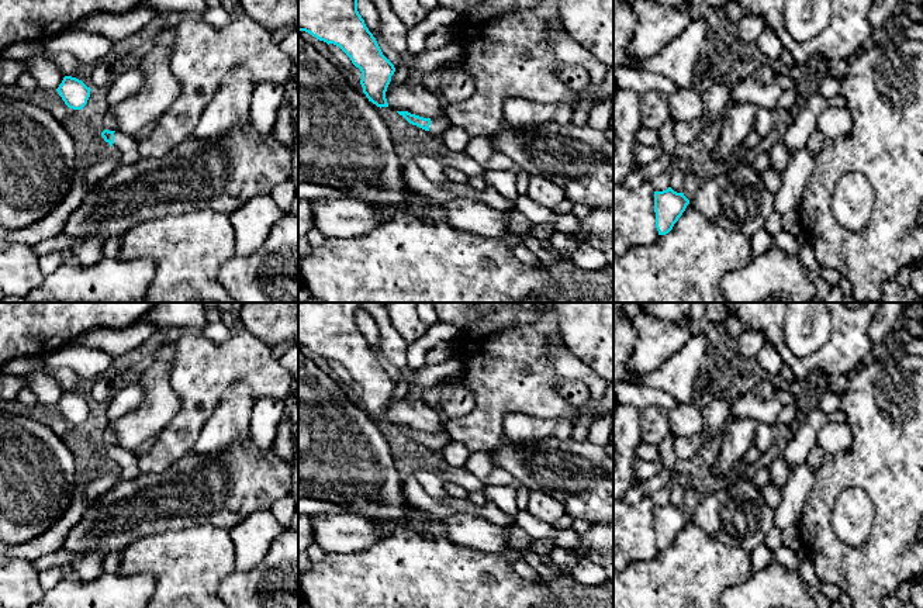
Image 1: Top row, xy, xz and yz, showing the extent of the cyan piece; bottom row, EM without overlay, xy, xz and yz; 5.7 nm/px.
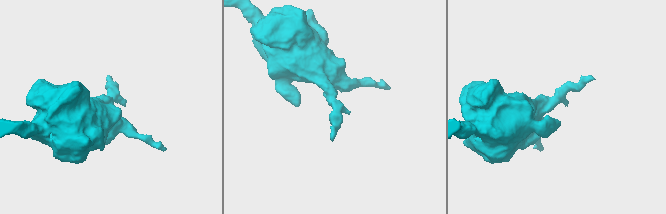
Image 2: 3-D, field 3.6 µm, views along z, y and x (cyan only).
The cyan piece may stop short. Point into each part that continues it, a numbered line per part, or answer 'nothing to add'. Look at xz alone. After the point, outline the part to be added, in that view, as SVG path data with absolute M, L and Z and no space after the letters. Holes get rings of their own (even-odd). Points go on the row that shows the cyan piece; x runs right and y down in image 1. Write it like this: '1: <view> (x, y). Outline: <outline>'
1: xz (439, 125). Outline: M446 117L431 120L429 132L440 137L450 127Z

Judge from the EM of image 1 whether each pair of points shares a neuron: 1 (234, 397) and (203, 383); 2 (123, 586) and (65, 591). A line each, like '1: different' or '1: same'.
1: different
2: same

